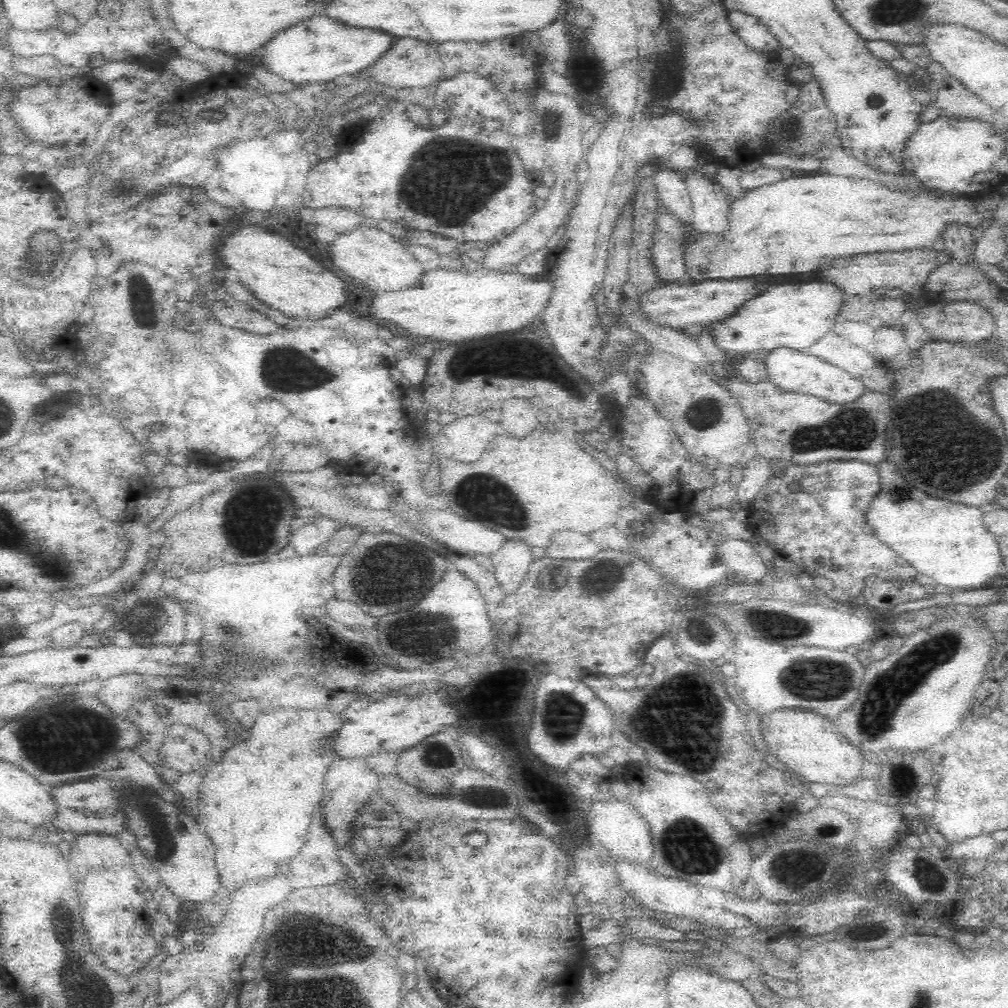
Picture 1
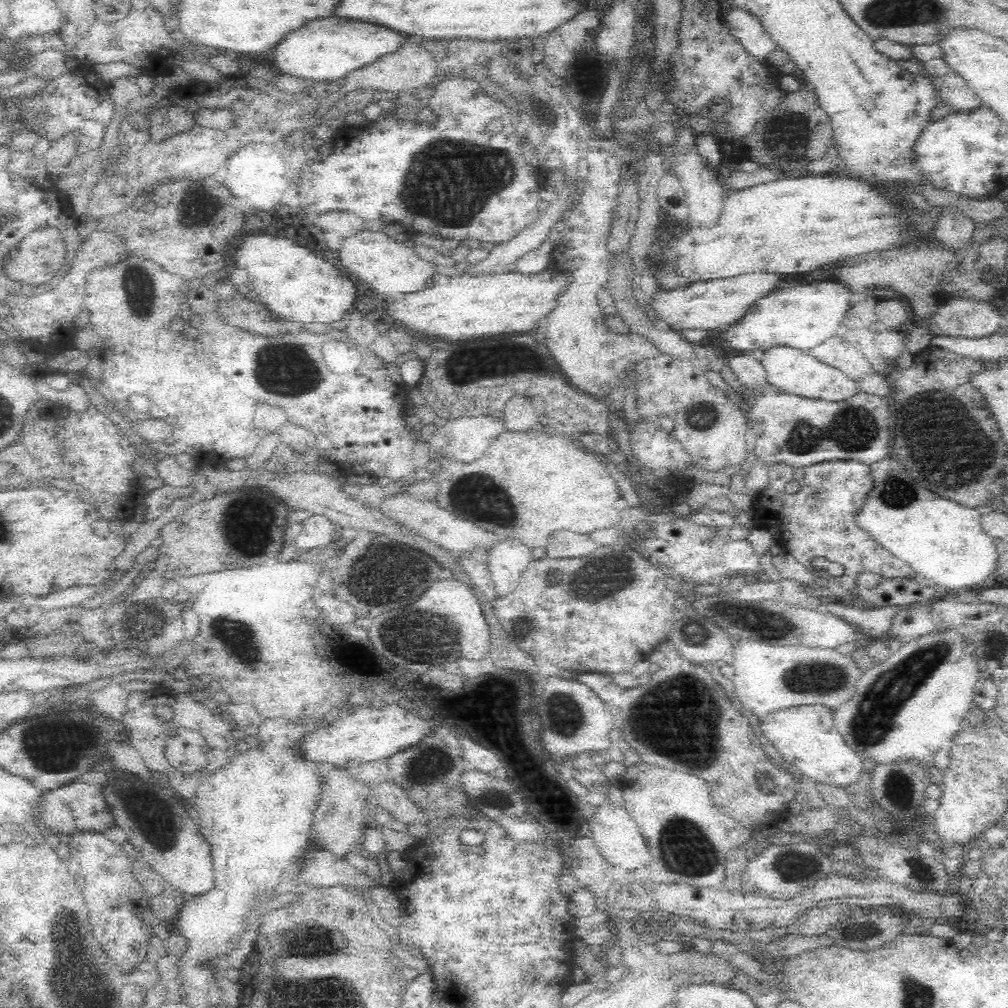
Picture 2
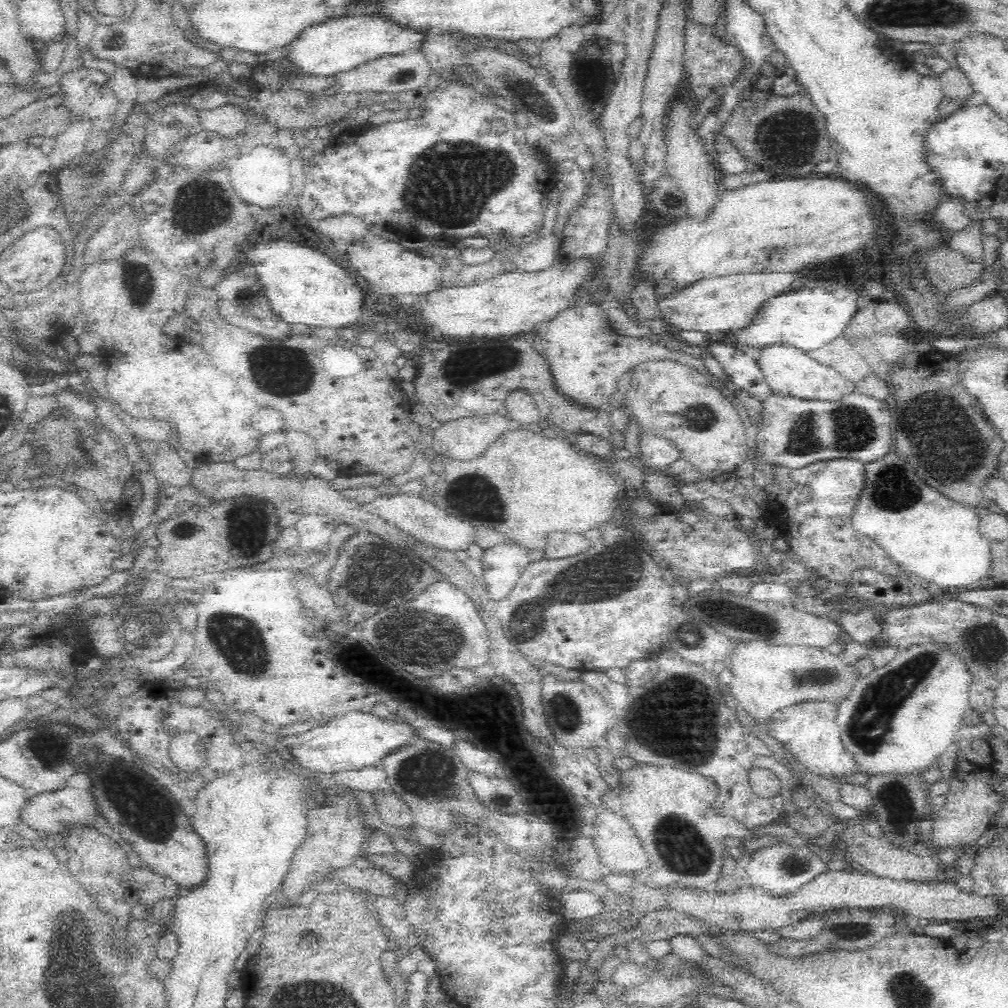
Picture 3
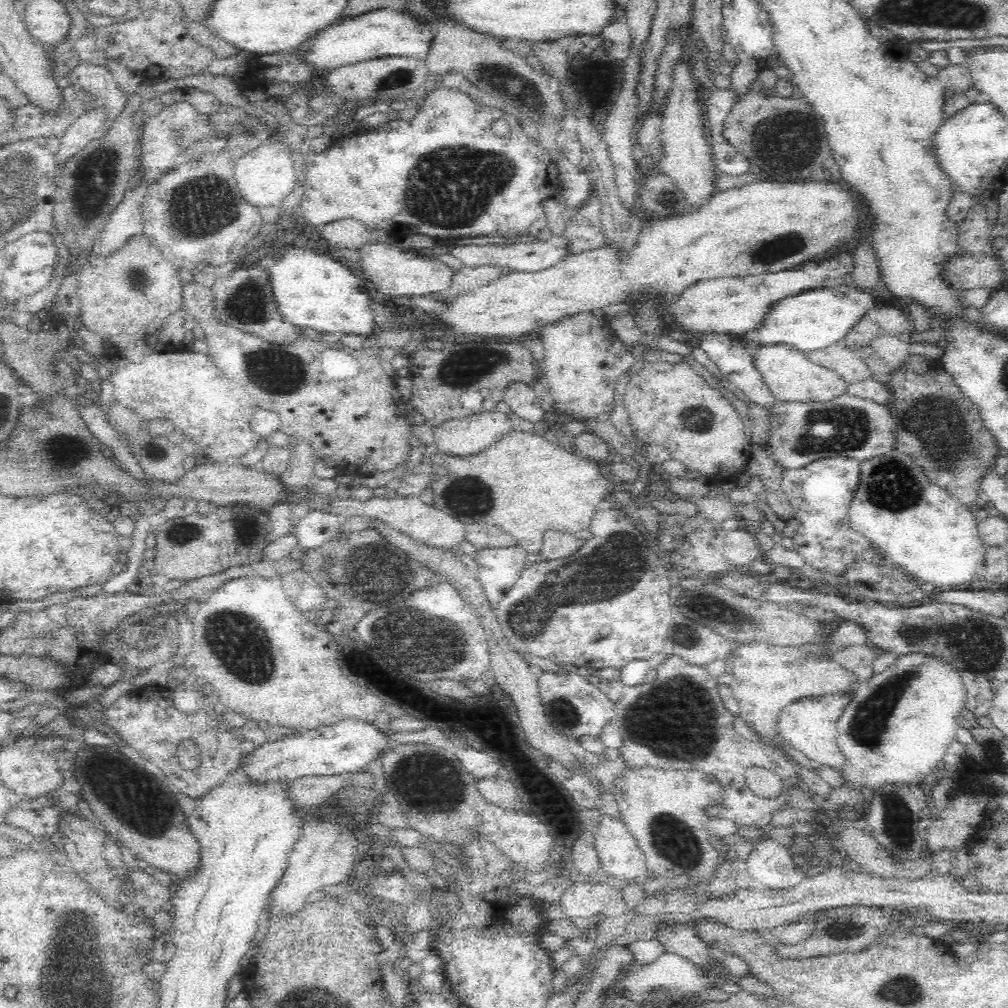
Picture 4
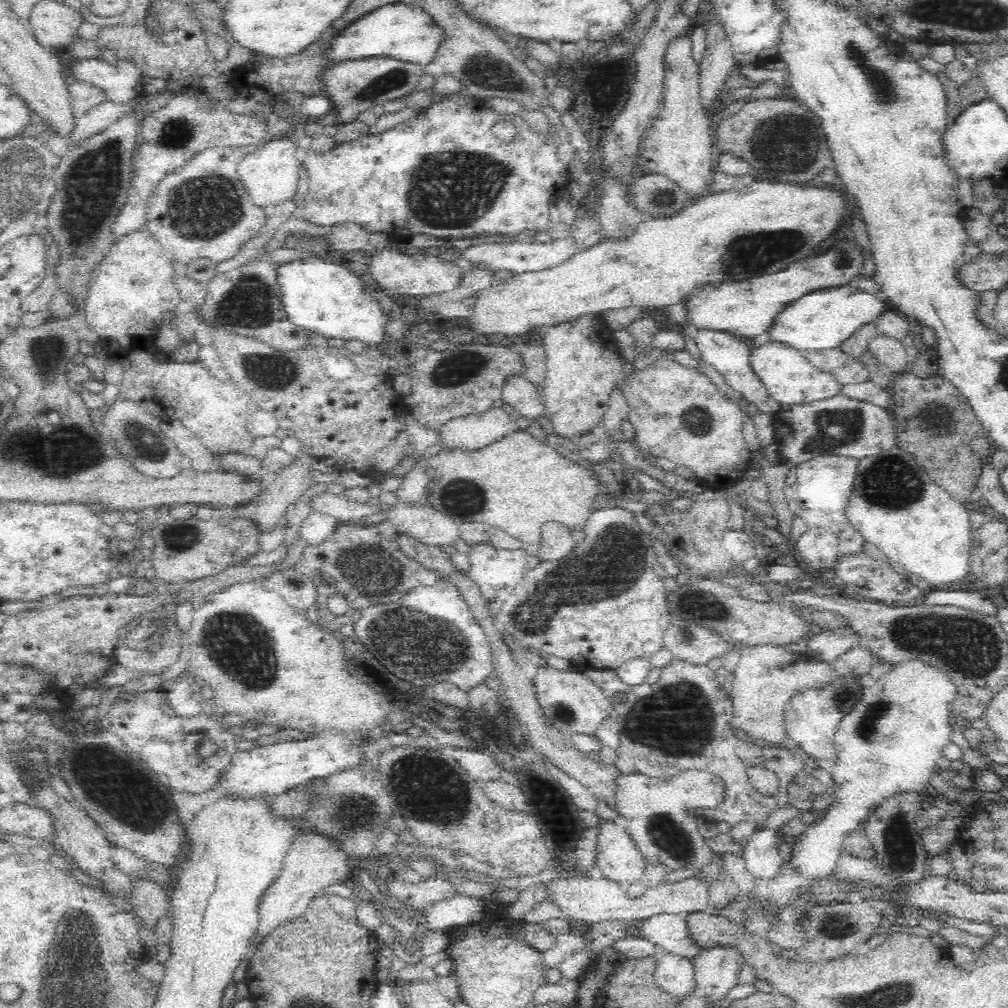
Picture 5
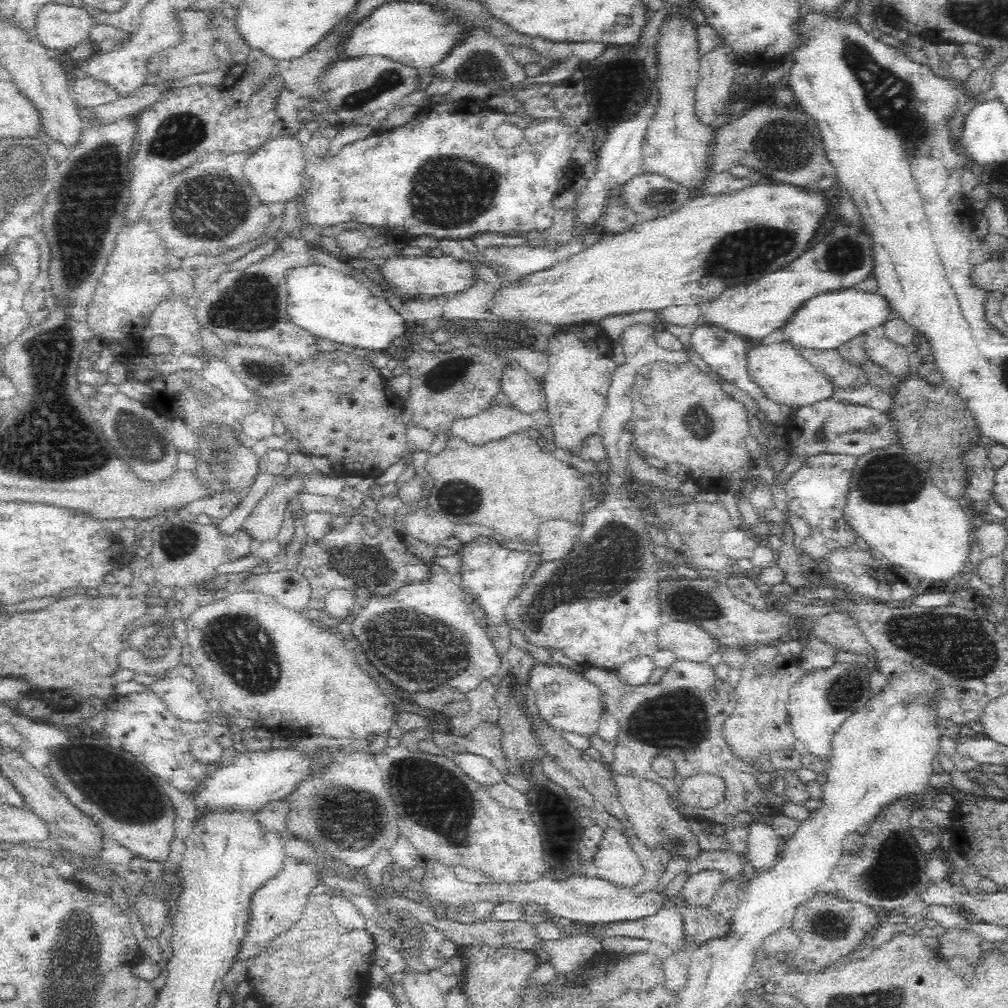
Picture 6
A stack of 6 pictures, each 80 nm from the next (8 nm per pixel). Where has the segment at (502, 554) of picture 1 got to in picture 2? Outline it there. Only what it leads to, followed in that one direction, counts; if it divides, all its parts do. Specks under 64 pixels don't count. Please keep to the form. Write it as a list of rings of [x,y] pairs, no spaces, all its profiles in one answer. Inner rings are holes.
[[[520,540],[502,542],[488,554],[484,556],[498,598],[509,595],[518,588],[522,572],[526,570],[530,560],[534,560],[530,550]]]

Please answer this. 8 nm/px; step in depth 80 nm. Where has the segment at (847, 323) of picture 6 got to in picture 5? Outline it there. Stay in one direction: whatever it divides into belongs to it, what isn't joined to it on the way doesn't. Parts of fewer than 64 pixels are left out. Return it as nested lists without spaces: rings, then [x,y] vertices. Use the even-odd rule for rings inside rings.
[[[853,284],[818,290],[782,306],[782,310],[773,318],[766,334],[770,342],[784,342],[798,350],[838,347],[840,342],[844,342],[865,322],[872,322],[887,308],[882,296],[861,291]]]

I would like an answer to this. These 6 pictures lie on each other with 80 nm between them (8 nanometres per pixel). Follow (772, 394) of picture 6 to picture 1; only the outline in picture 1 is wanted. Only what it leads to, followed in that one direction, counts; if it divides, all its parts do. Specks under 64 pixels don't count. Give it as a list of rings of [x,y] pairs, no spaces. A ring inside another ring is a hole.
[[[786,348],[771,350],[770,354],[762,354],[767,370],[767,376],[774,384],[790,392],[802,392],[802,394],[812,394],[822,400],[834,404],[846,404],[854,402],[866,393],[866,387],[860,378],[852,373],[842,370],[842,368],[820,360],[820,357],[810,356],[806,352],[794,352]]]

